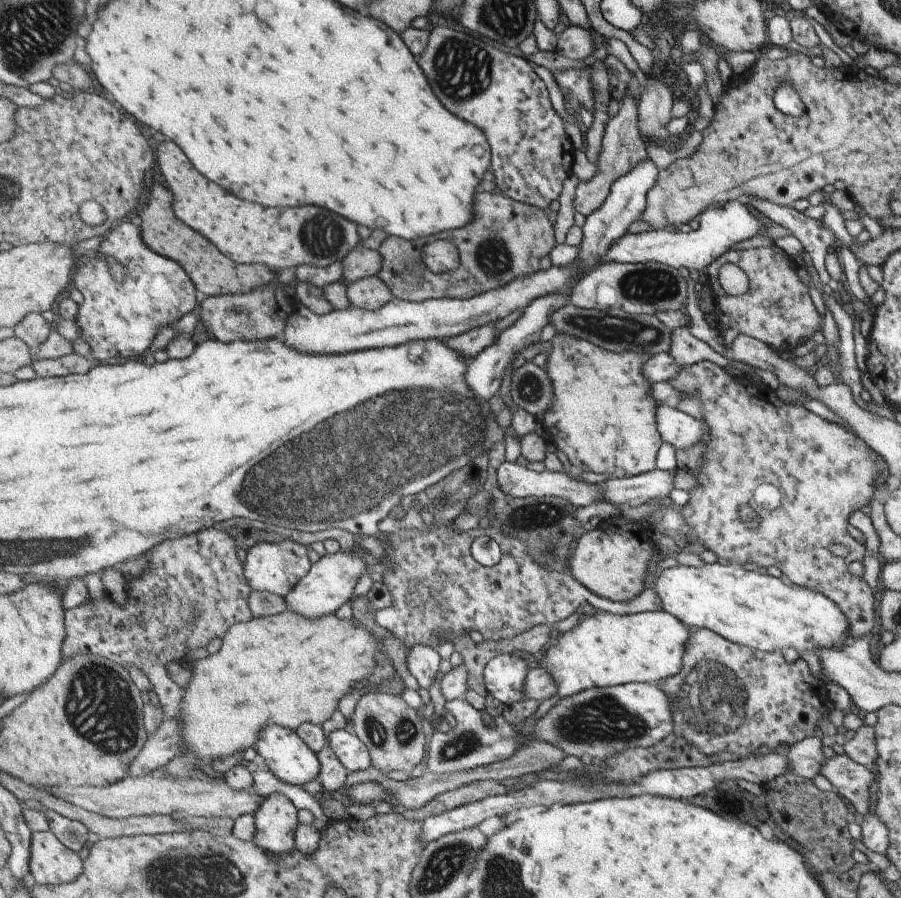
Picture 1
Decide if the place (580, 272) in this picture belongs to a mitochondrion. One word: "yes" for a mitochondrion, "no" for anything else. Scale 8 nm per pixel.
no

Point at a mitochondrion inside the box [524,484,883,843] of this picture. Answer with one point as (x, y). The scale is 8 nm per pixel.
(714, 700)

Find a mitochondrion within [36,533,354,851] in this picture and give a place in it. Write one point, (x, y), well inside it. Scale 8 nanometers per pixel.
(99, 704)

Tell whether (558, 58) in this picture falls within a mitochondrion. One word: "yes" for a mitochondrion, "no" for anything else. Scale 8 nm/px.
no

